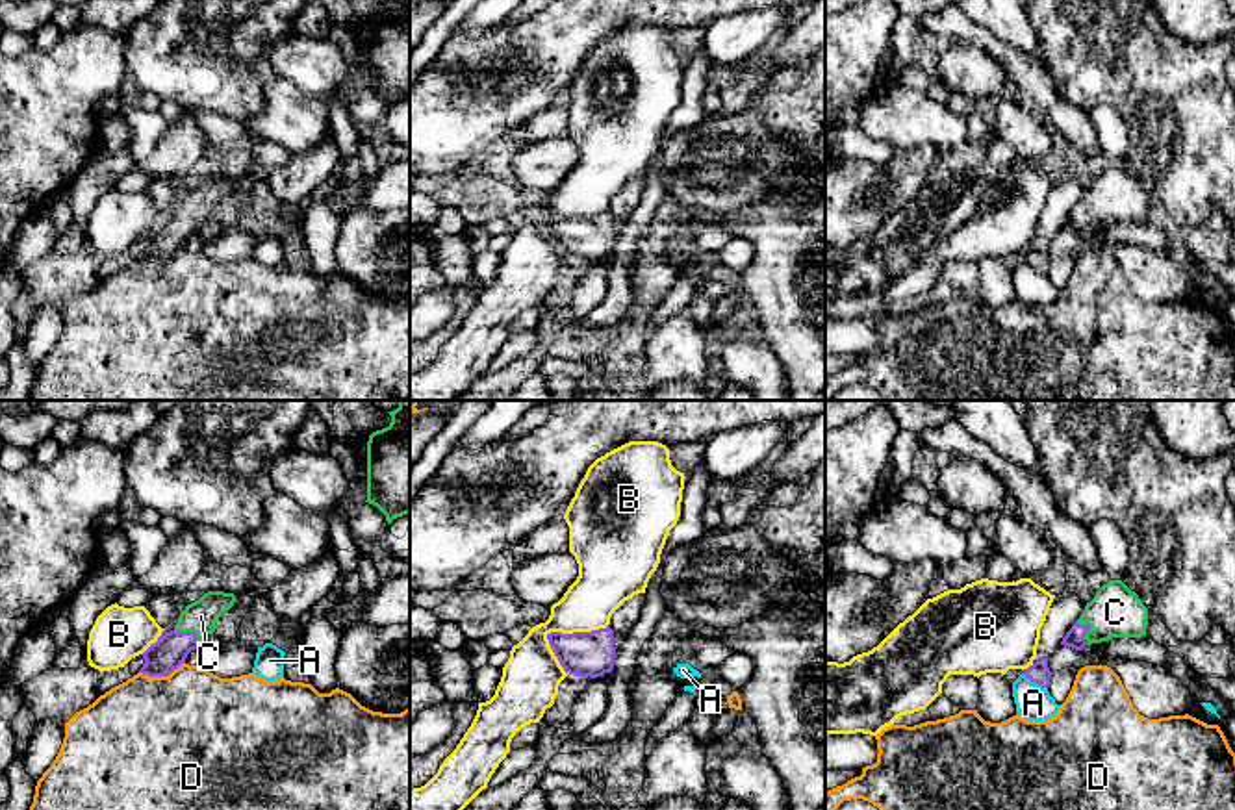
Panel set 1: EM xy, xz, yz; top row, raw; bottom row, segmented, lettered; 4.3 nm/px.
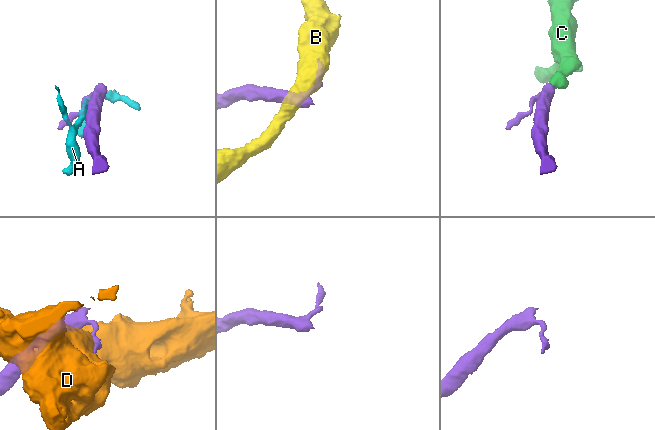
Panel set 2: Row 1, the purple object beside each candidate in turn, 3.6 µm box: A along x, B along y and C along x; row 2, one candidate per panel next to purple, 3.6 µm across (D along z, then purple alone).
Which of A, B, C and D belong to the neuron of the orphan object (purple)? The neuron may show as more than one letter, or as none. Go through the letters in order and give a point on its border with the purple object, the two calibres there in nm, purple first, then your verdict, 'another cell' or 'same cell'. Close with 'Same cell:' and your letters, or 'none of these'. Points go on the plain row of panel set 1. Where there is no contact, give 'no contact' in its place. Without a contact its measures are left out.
A: yz (1035, 267) | 90/160 nm | another cell
B: xz (559, 217) | 190/260 nm | another cell
C: xy (190, 217) | 150/140 nm | same cell
D: xy (162, 260) | 150/500 nm | another cell
Same cell: C

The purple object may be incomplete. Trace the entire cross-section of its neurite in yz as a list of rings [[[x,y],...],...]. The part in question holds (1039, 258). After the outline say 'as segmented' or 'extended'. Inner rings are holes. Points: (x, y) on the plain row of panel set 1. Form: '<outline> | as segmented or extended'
[[[1040,243],[1038,247],[1035,247],[1033,250],[1029,250],[1027,254],[1024,254],[1024,259],[1042,271],[1048,272],[1050,271],[1050,263],[1051,263],[1051,256],[1048,252],[1048,243]]] | as segmented

